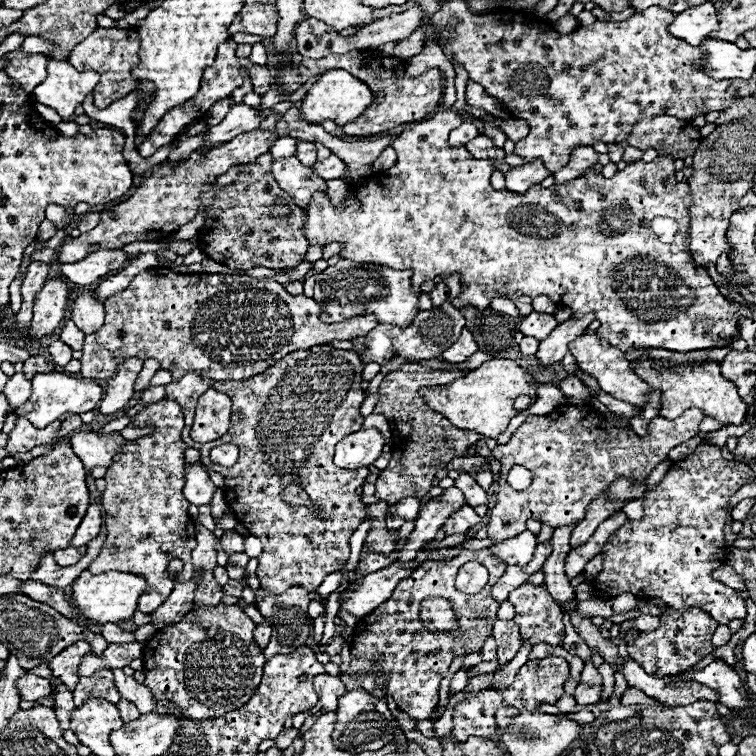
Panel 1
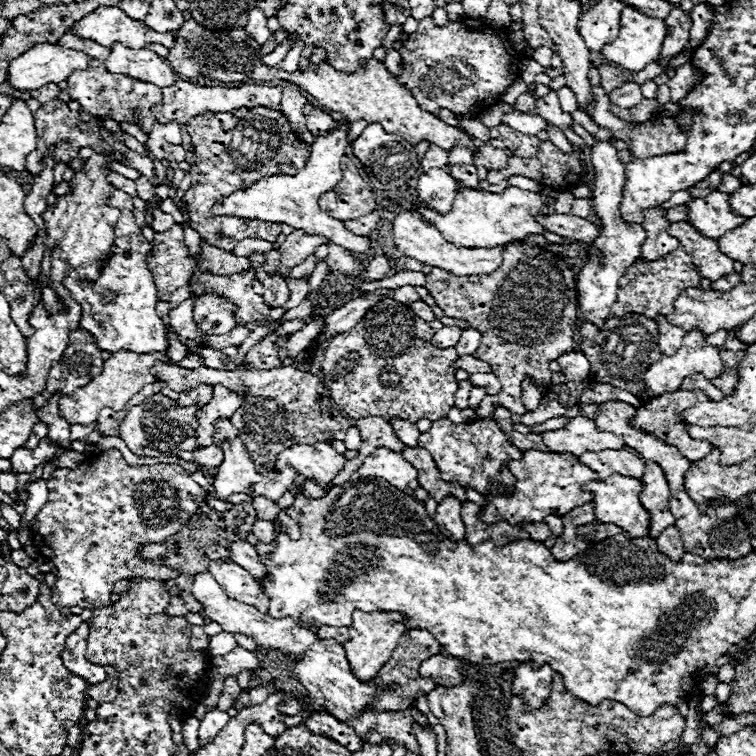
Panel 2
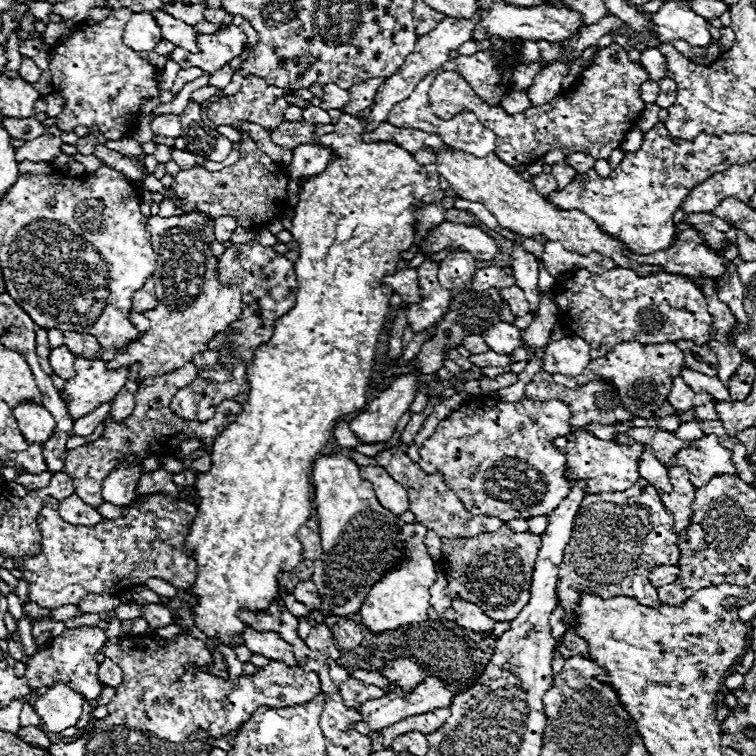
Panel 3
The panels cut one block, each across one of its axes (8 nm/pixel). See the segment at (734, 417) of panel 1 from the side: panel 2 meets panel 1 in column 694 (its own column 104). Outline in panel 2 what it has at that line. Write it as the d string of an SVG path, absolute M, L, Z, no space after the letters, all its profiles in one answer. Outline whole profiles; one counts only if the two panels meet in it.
M120 350L116 354L112 354L106 362L104 362L104 370L100 376L96 376L94 380L90 380L86 386L78 388L72 396L62 396L58 402L60 414L64 416L64 420L68 420L68 424L82 424L88 426L92 424L102 408L112 408L112 410L122 410L126 406L126 402L140 392L140 388L144 388L144 384L154 384L156 378L148 372L152 368L152 364L156 360L168 360L164 352L160 354L148 354L148 356L138 356L134 352L126 352Z

